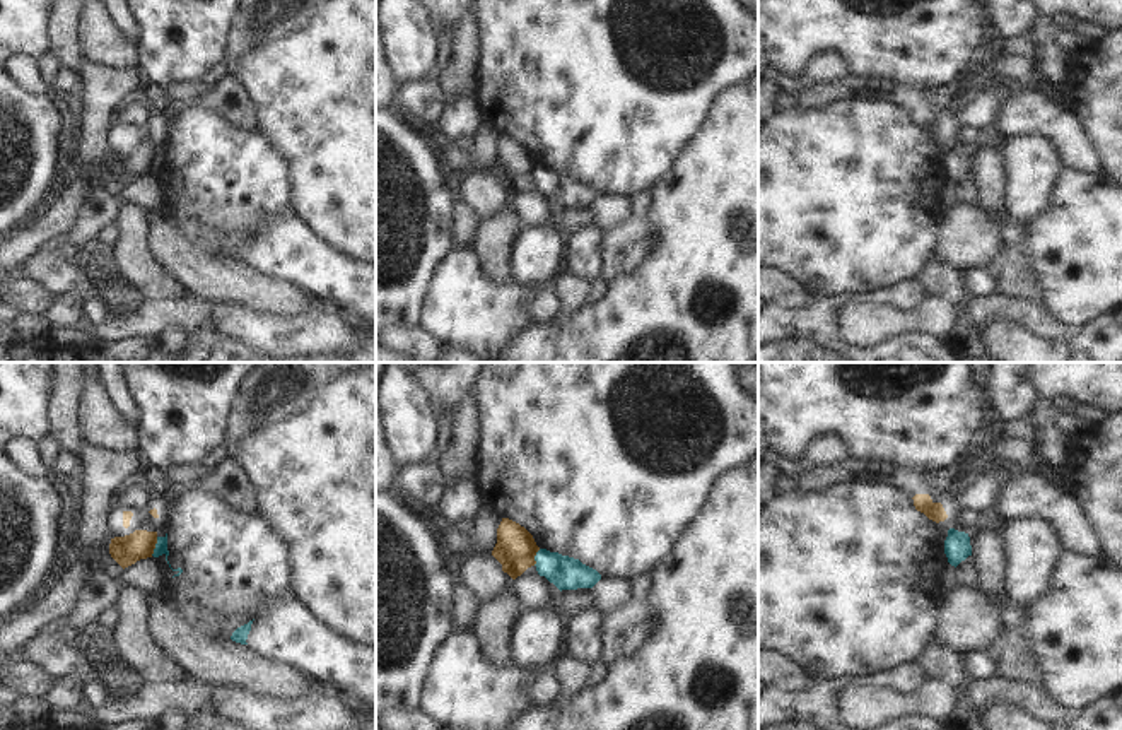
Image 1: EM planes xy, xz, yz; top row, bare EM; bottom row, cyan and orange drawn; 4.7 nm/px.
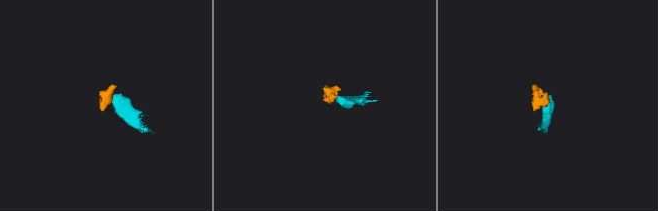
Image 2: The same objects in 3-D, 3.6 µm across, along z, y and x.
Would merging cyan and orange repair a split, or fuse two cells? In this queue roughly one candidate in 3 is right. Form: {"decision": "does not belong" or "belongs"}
{"decision": "does not belong"}

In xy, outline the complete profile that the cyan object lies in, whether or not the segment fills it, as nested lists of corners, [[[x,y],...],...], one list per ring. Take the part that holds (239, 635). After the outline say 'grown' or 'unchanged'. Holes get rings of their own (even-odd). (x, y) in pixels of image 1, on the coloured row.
[[[295,592],[273,600],[265,615],[237,627],[231,639],[304,670],[359,708],[376,706],[376,648],[324,622]]]; grown

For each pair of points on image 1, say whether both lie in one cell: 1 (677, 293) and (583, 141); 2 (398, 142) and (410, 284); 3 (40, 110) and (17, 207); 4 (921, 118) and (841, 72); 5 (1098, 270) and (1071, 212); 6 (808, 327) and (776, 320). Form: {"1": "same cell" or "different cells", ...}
{"1": "different cells", "2": "same cell", "3": "same cell", "4": "same cell", "5": "same cell", "6": "same cell"}

